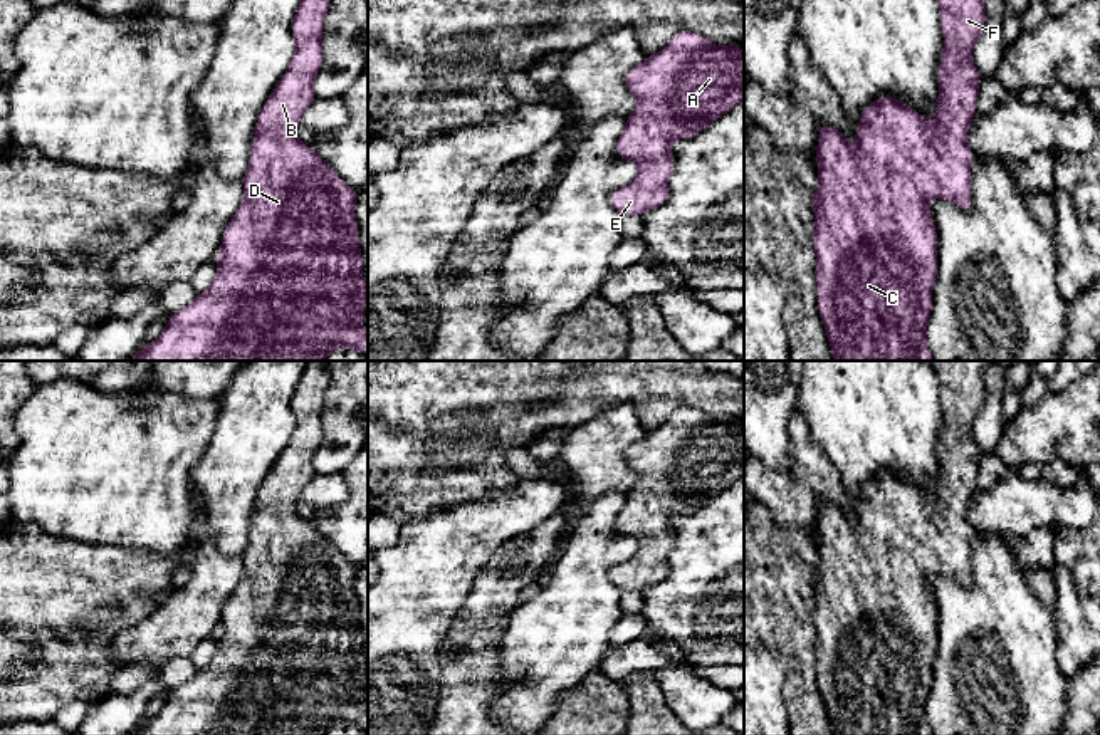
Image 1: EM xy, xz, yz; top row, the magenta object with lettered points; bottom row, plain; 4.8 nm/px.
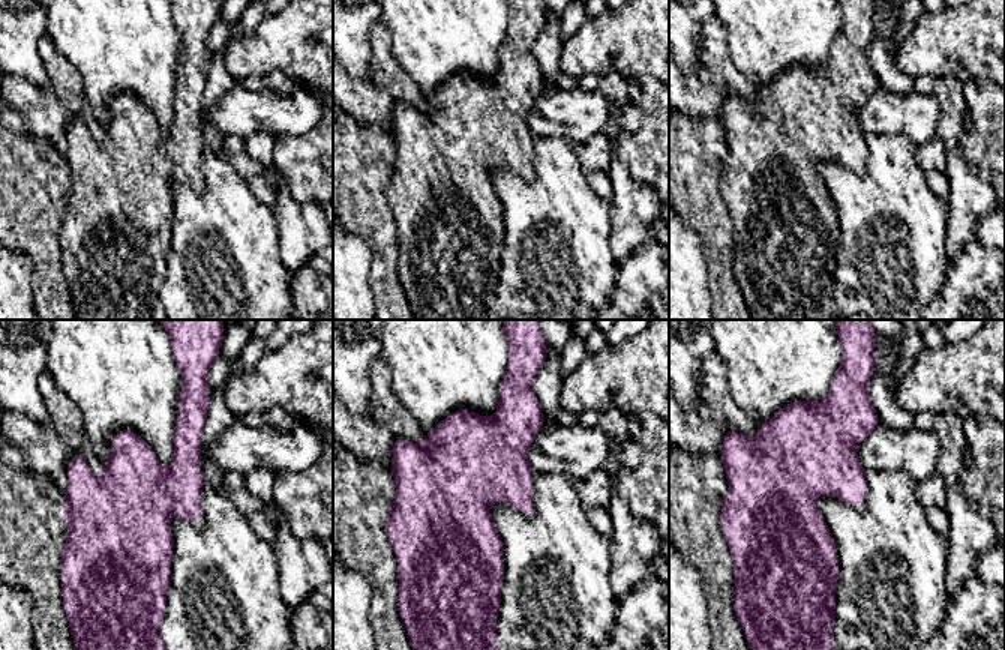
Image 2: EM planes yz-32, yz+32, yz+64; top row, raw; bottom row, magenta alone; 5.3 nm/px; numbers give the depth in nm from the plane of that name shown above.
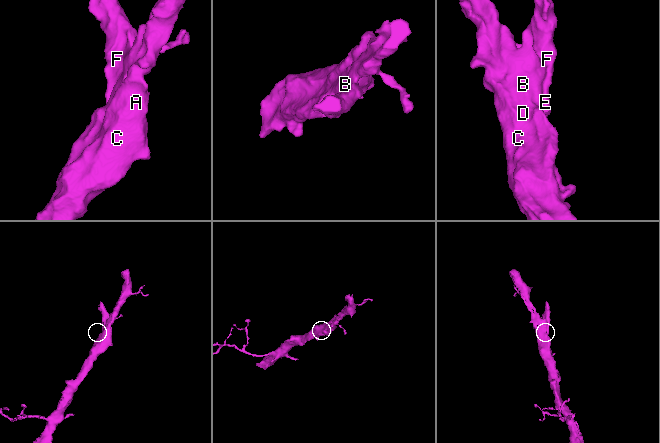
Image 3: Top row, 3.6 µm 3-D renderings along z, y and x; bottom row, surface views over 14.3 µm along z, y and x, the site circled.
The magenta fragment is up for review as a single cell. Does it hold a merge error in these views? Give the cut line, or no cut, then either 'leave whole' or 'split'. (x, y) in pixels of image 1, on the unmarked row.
no cut | leave whole

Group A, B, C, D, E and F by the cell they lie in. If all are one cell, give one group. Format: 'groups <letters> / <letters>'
groups A B C D E F

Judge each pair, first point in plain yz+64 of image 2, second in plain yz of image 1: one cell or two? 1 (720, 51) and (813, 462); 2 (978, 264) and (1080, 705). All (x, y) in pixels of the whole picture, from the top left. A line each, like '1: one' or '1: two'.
1: one
2: one

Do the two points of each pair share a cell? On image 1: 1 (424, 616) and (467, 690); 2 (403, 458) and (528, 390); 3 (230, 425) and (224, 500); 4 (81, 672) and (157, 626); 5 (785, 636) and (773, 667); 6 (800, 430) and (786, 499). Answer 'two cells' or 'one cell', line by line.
1: two cells
2: one cell
3: one cell
4: two cells
5: two cells
6: one cell

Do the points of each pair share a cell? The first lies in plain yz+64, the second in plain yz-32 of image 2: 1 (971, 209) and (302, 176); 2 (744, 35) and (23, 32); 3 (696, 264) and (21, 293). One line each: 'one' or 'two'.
1: two
2: two
3: one

